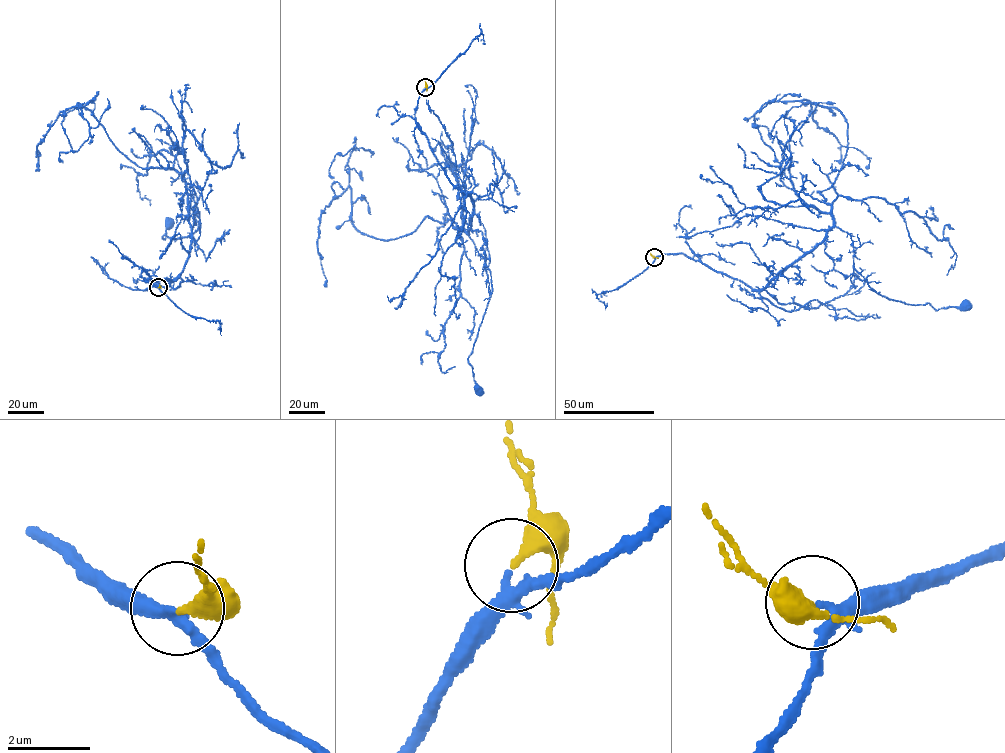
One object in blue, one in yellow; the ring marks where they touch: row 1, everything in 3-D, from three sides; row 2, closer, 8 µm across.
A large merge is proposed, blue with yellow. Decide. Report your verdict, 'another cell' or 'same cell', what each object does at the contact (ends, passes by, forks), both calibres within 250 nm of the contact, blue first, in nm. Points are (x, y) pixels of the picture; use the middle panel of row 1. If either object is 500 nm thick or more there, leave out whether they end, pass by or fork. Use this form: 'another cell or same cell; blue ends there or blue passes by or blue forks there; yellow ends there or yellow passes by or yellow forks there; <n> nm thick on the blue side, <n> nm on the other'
same cell; blue passes by; yellow ends there; 220 nm thick on the blue side, 320 nm on the other

